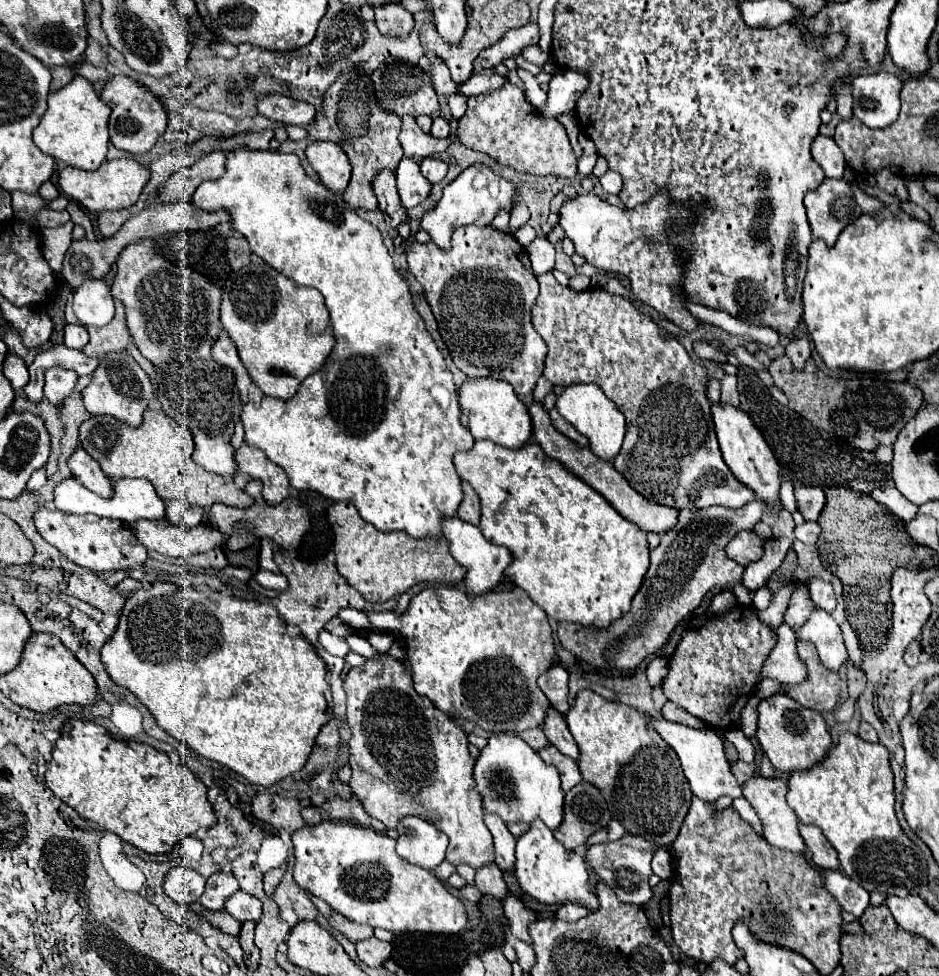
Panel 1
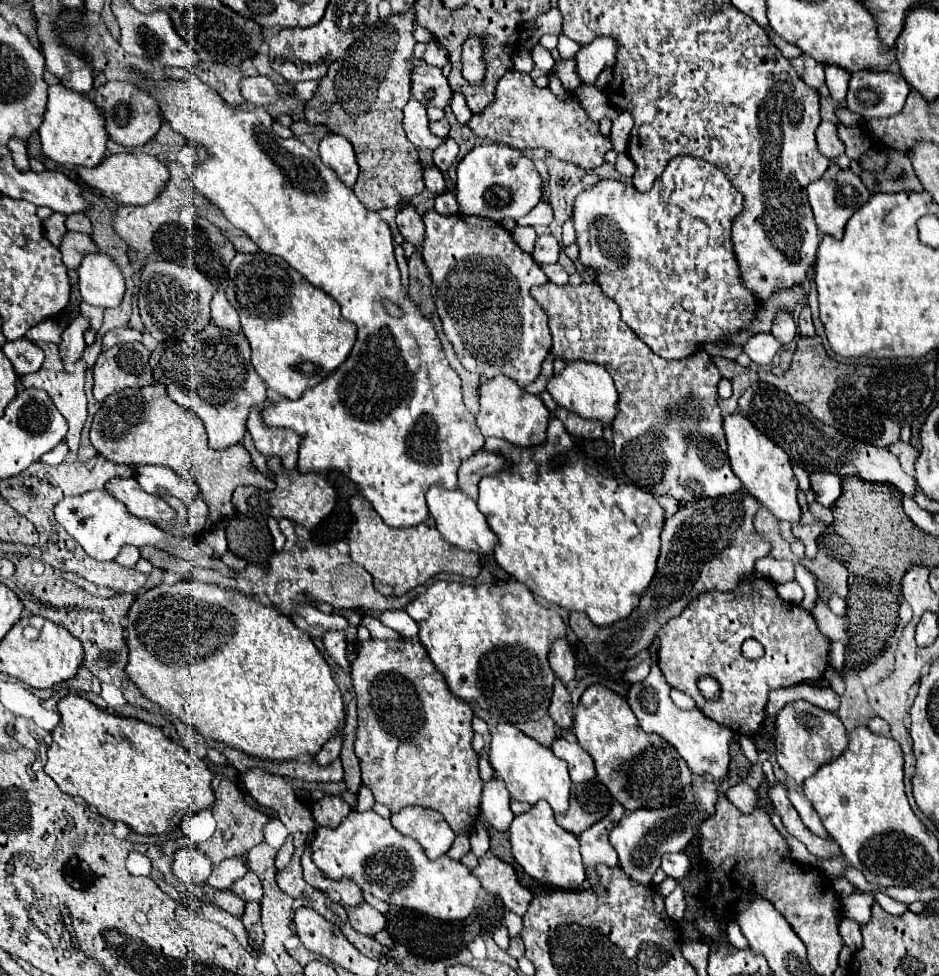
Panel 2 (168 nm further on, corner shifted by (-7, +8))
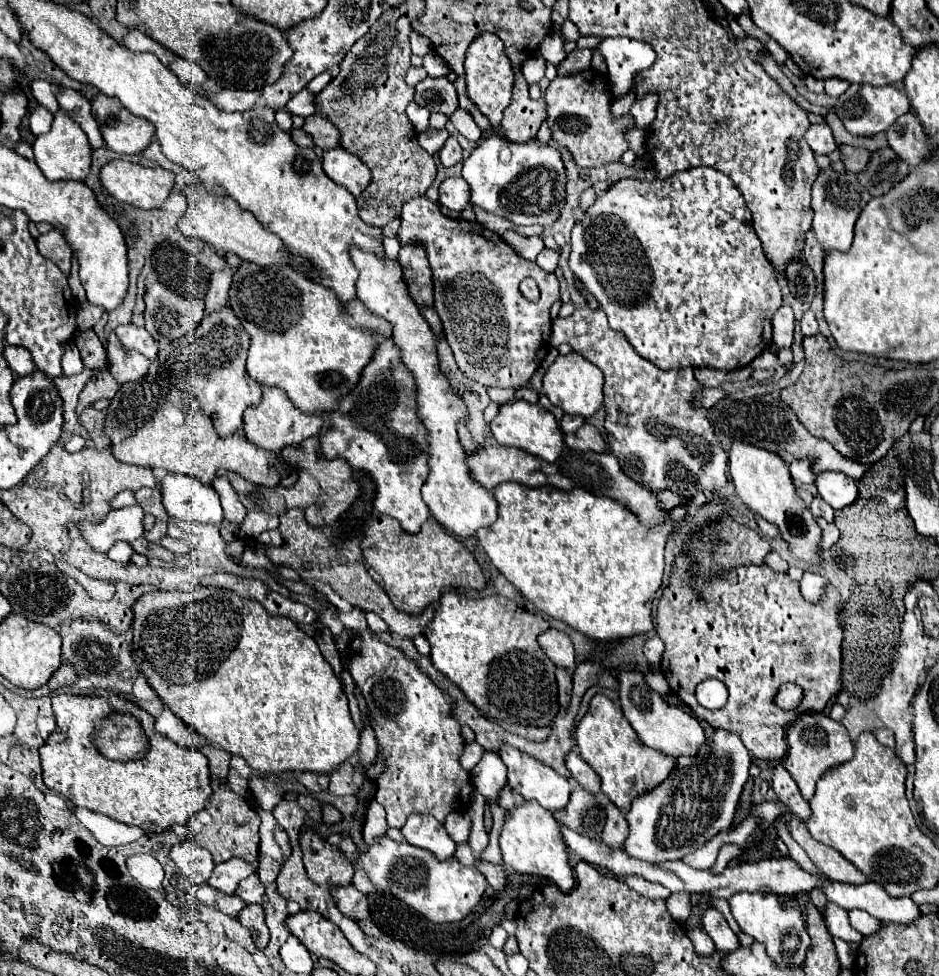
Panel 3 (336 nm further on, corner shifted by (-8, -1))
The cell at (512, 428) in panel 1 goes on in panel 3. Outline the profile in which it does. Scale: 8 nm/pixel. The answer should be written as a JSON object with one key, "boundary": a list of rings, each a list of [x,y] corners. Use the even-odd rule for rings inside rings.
{"boundary":[[[516,399],[516,401],[508,401],[508,403],[500,405],[496,419],[490,423],[490,433],[500,445],[518,447],[518,449],[522,449],[534,457],[540,457],[548,463],[556,461],[564,447],[562,431],[560,431],[558,421],[554,419],[554,415],[550,411],[546,411],[542,405],[538,405],[538,403],[532,405],[524,399]]]}

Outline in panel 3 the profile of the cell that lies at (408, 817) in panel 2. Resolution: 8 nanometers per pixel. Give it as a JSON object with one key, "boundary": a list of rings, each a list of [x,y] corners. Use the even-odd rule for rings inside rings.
{"boundary":[[[428,813],[410,815],[400,831],[410,845],[432,851],[440,861],[452,857],[456,851],[456,843],[448,837],[444,823]]]}

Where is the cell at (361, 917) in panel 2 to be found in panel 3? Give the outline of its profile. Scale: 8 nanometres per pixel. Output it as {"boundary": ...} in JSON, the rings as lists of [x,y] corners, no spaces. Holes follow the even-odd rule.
{"boundary":[[[348,885],[348,889],[330,889],[330,891],[332,891],[332,897],[334,897],[342,915],[346,915],[354,921],[370,919],[368,901],[354,885]]]}

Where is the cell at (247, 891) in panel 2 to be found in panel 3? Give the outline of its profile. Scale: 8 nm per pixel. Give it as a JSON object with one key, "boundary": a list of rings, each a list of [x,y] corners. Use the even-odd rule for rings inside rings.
{"boundary":[[[252,873],[250,877],[242,879],[238,889],[236,889],[236,895],[244,901],[244,903],[258,903],[262,905],[264,903],[264,889],[262,889],[262,883],[258,881],[258,875]]]}

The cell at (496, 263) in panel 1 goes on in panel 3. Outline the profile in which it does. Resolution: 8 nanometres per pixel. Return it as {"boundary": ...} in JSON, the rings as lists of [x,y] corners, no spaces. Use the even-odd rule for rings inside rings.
{"boundary":[[[426,197],[406,201],[400,221],[400,243],[422,243],[426,247],[434,281],[434,309],[442,319],[444,335],[460,371],[484,387],[524,387],[550,347],[550,307],[560,297],[556,275],[520,257],[484,225],[442,215],[438,203]],[[526,277],[532,277],[540,287],[540,301],[536,303],[528,301],[518,289]]]}

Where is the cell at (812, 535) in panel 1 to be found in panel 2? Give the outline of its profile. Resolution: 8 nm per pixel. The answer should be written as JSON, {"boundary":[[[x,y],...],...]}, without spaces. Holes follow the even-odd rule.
{"boundary":[[[813,502],[813,504],[811,504],[811,512],[813,512],[813,516],[815,516],[817,520],[823,520],[823,522],[827,522],[827,524],[833,522],[833,514],[831,514],[831,510],[825,508],[825,506],[821,506],[819,502]]]}

